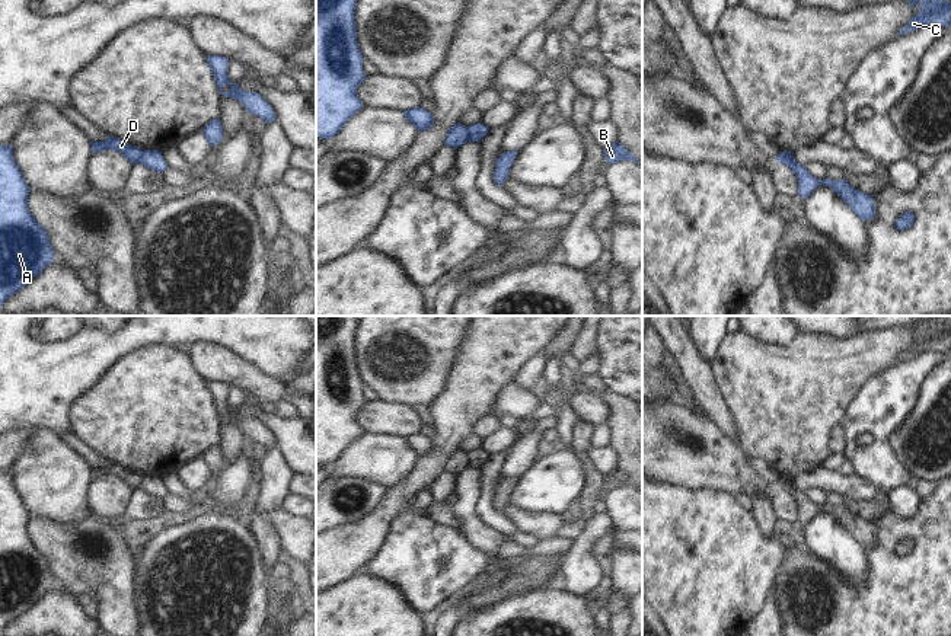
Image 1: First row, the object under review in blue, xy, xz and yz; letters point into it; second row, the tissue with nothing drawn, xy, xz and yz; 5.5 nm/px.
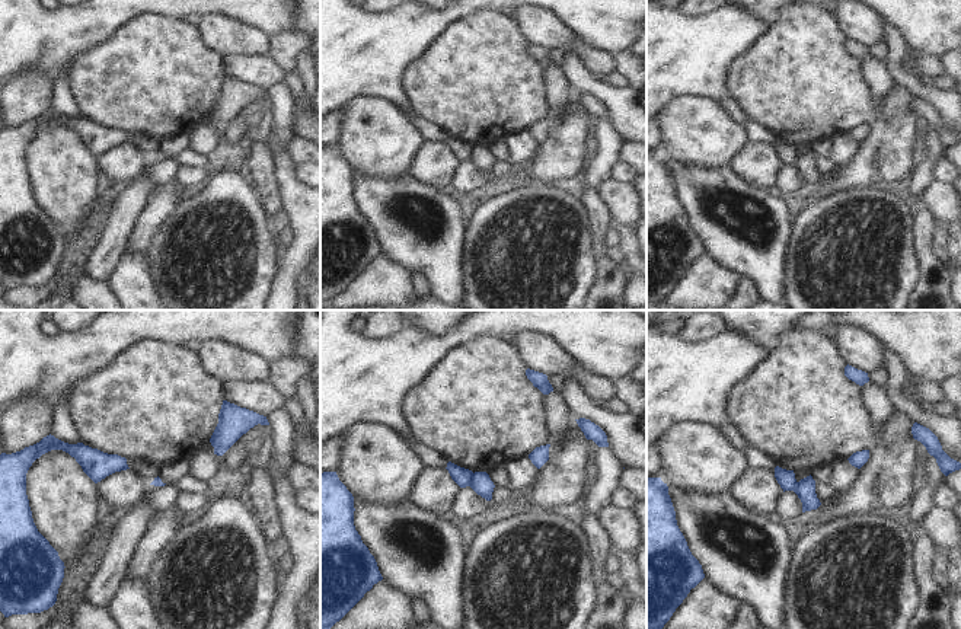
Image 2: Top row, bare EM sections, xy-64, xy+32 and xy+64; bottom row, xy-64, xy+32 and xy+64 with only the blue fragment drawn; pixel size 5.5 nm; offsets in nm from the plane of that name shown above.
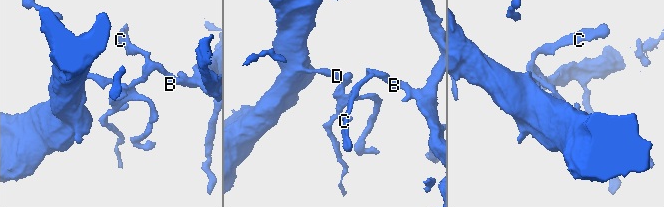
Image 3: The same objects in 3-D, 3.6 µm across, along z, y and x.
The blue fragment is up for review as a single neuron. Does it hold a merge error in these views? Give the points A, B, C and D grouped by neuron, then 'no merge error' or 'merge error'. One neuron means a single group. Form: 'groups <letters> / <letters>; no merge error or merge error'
groups A D / B C; merge error

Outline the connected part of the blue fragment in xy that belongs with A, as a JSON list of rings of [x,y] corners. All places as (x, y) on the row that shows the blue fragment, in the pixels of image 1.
[[[0,146],[0,306],[52,263],[50,237],[28,208],[29,192],[12,146]]]

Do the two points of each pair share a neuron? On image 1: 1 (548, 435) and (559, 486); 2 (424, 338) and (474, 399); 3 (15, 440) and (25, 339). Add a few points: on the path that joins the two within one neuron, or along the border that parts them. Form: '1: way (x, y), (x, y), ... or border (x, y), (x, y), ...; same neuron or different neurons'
1: border (554, 428), (558, 438); different neurons
2: border (465, 338), (458, 350), (444, 387), (433, 399); different neurons
3: border (37, 430), (18, 428), (15, 431); different neurons

